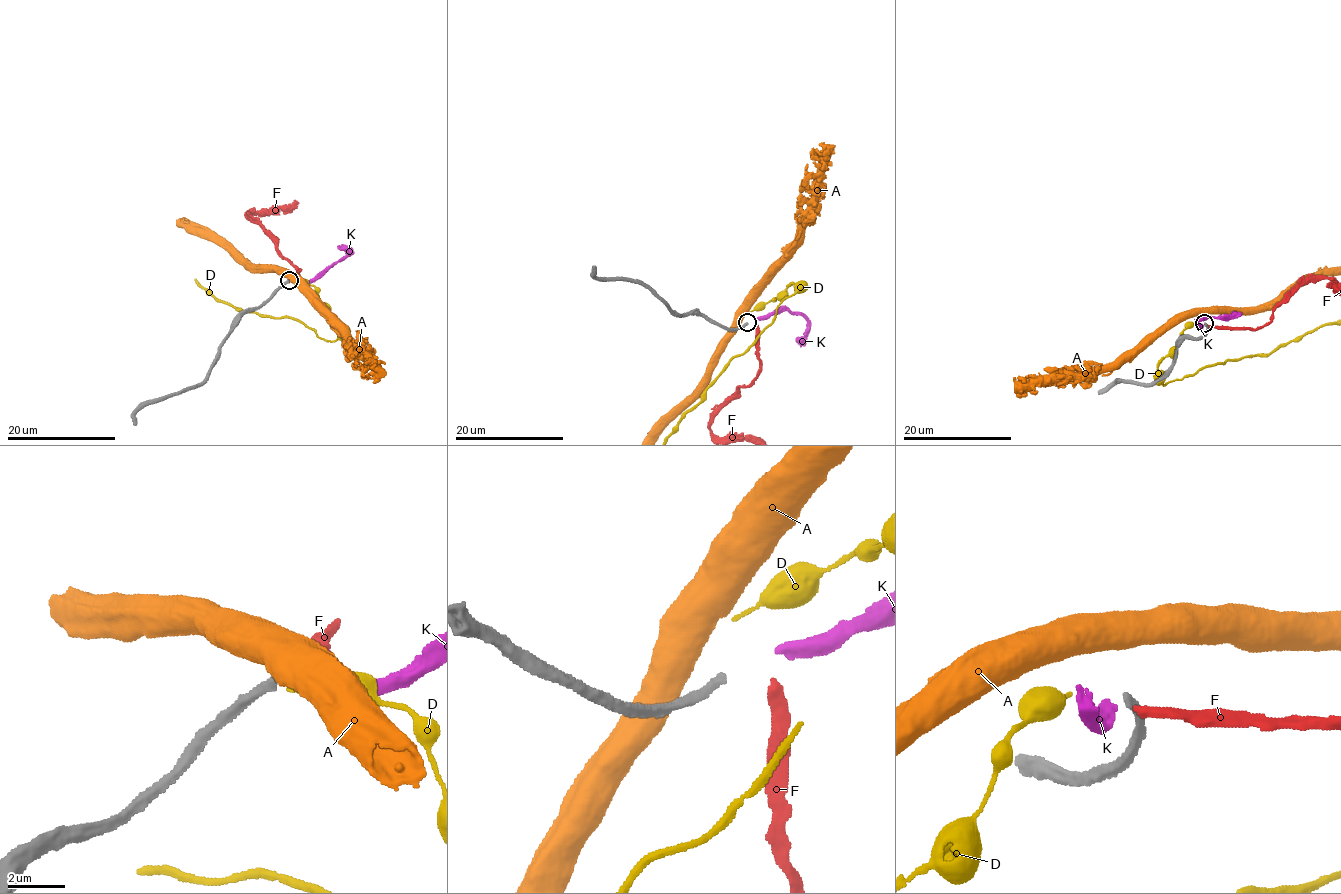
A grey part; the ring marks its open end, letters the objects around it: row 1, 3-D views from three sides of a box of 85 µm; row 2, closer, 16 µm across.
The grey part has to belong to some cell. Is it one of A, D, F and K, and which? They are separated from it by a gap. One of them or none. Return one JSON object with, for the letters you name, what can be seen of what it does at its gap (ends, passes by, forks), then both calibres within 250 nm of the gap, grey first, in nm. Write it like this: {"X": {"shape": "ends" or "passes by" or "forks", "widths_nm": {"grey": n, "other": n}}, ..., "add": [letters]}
{"K": {"shape": "ends", "widths_nm": {"grey": 280, "other": 400}}, "add": ["K"]}

